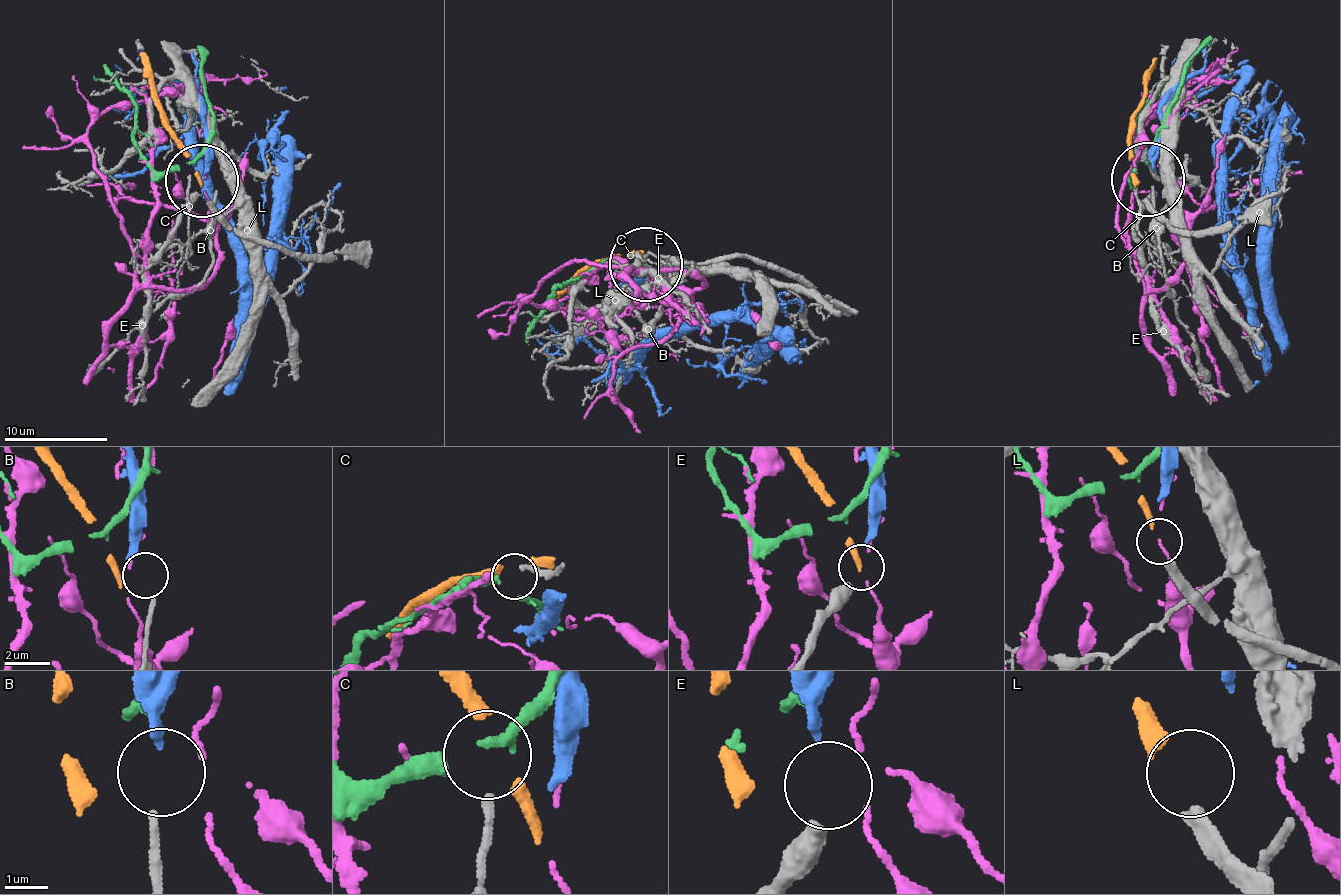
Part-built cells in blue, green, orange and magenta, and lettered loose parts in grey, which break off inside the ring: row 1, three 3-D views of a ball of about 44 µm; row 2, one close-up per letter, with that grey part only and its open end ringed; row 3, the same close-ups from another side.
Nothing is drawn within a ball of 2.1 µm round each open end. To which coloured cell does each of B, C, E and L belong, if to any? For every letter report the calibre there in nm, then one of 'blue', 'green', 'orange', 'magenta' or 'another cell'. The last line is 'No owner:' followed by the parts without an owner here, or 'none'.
B: 190 nm | another cell
C: 190 nm | another cell
E: 500 nm | blue
L: 360 nm | orange
No owner: B, C

